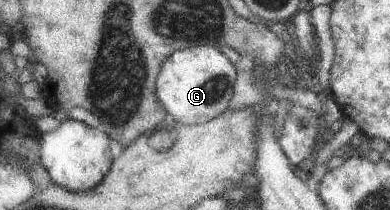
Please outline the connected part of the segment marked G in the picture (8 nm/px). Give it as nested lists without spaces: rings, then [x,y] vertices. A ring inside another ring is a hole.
[[[192,46],[168,56],[156,78],[156,94],[168,117],[181,125],[197,125],[222,114],[230,104],[238,74],[226,54],[219,47]]]

